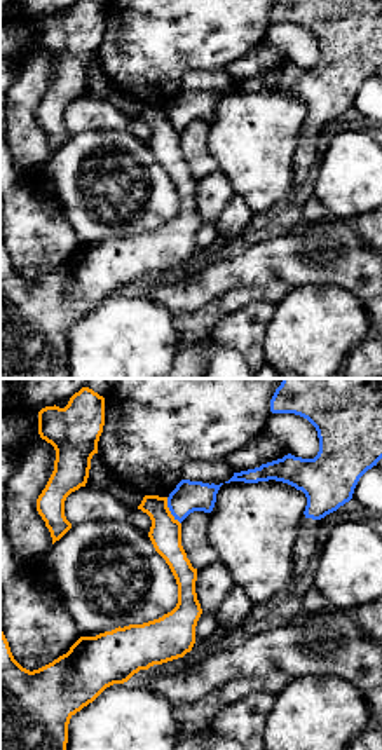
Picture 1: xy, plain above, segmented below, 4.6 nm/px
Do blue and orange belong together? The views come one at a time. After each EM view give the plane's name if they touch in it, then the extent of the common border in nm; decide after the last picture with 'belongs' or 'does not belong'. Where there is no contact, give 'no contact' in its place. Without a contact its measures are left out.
xy | 140 nm

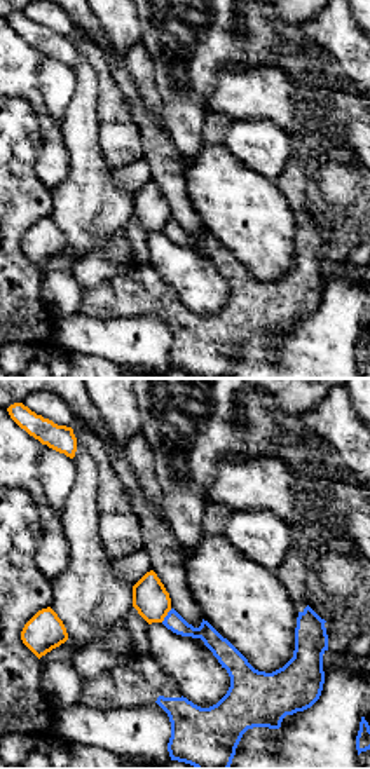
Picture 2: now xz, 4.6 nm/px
xz | 80 nm

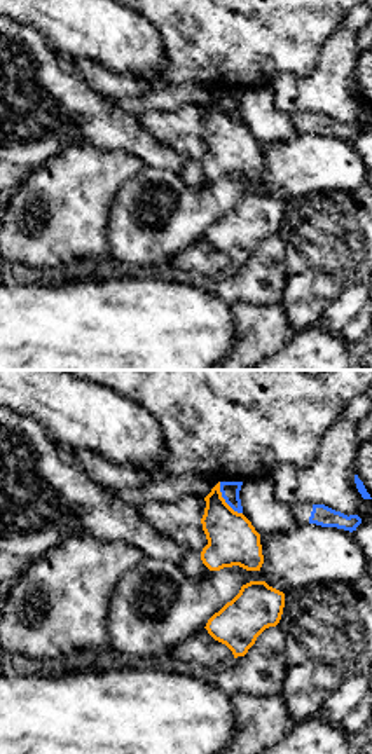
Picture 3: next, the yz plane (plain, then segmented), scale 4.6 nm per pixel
yz | 190 nm

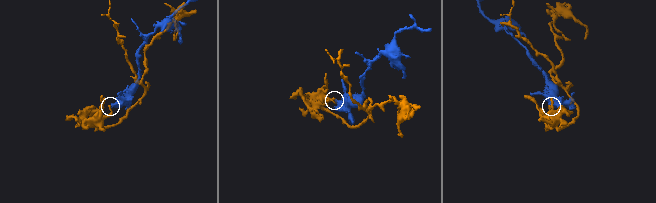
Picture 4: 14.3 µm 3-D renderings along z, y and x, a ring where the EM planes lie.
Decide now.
does not belong

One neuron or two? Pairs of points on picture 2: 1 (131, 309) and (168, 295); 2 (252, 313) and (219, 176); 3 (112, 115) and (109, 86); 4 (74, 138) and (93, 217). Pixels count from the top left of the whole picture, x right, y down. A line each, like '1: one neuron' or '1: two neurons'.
1: one neuron
2: two neurons
3: one neuron
4: one neuron

